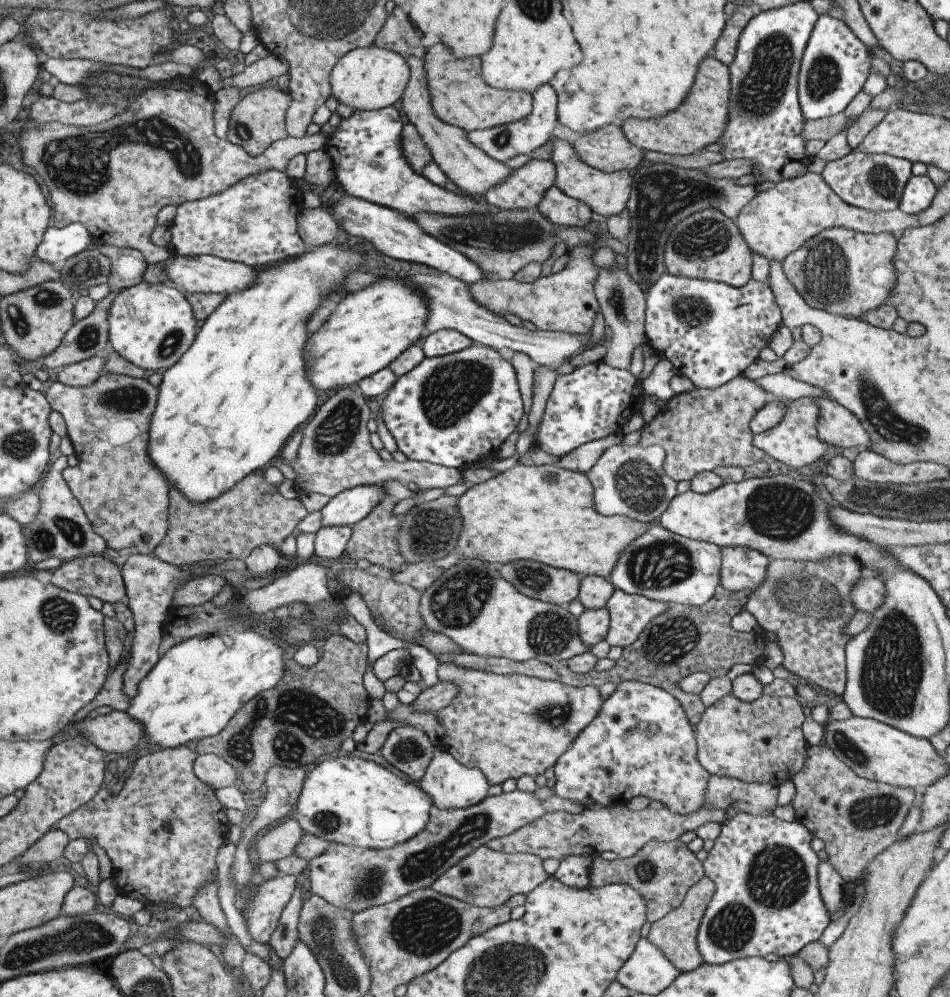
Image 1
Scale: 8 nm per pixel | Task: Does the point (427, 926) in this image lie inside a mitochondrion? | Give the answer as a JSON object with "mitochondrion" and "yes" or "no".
{"mitochondrion":"yes"}

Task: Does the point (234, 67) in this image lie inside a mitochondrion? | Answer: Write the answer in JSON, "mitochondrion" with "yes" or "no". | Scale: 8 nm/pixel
{"mitochondrion":"no"}

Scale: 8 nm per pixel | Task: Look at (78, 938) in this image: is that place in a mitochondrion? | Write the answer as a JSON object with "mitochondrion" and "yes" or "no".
{"mitochondrion":"yes"}

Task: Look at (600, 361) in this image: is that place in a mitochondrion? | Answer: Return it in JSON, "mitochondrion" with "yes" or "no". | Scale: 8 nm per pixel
{"mitochondrion":"no"}

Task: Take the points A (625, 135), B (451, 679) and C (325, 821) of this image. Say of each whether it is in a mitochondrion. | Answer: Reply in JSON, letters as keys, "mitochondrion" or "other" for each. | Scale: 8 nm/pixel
{"A":"other","B":"other","C":"mitochondrion"}

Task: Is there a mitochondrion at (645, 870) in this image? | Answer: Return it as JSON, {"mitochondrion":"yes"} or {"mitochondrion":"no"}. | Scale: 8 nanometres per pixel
{"mitochondrion":"yes"}

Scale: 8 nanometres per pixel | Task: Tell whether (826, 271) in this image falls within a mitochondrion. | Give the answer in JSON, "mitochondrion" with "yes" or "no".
{"mitochondrion":"yes"}

